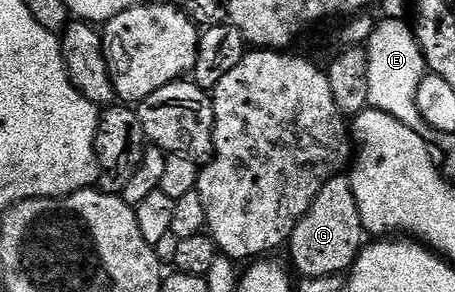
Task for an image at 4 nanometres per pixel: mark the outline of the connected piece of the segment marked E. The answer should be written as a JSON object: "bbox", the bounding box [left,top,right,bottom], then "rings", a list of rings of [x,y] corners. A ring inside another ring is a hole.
{"bbox":[367,18,427,130],"rings":[[[390,18],[382,19],[382,21],[382,24],[378,23],[374,27],[367,41],[369,54],[367,58],[367,98],[369,99],[369,107],[383,110],[387,114],[391,114],[391,118],[399,118],[399,122],[403,122],[405,126],[411,126],[418,130],[424,129],[426,123],[423,114],[419,110],[419,102],[417,101],[419,86],[427,75],[421,47],[417,37],[413,34],[412,27],[408,23],[405,23],[402,19]]]}

